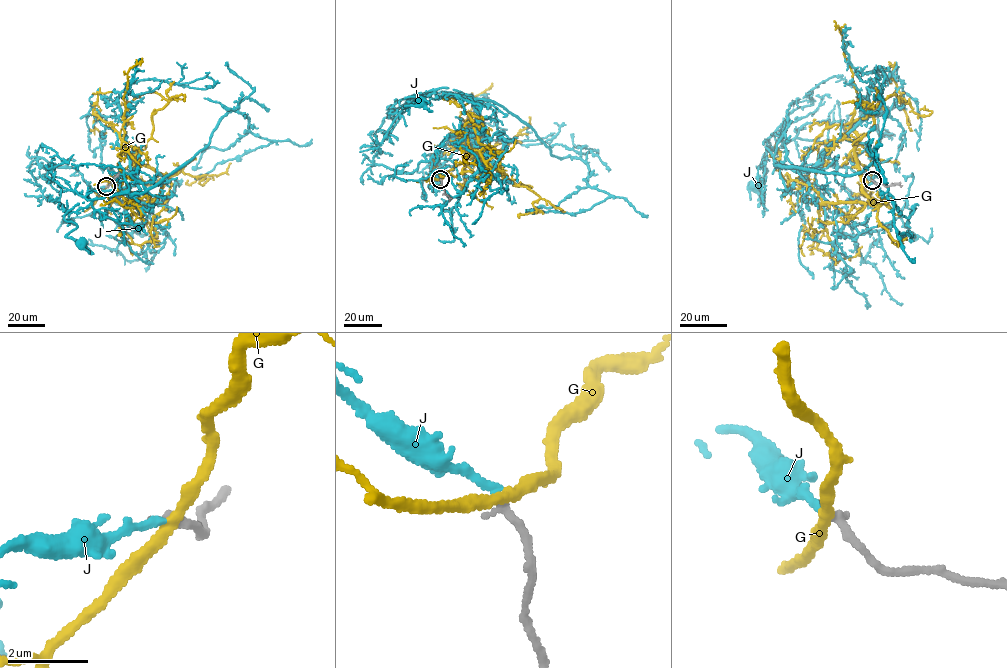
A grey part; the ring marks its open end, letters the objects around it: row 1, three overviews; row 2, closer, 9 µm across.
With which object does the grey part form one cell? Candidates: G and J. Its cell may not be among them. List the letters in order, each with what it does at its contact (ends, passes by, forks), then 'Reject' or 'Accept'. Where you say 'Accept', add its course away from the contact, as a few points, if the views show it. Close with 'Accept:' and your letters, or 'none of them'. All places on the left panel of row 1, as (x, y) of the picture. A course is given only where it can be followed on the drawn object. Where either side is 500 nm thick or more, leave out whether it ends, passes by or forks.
G: It passes by. Reject
J: It ends there. Accept. Its course: (106, 186), (94, 190), (139, 190), (122, 167), (47, 175), (91, 199), (63, 217), (82, 242)
Accept: J

